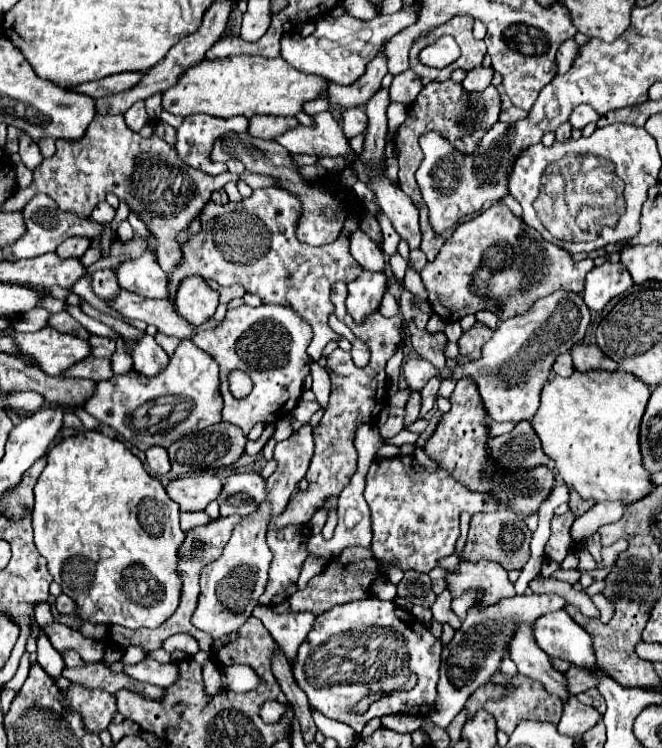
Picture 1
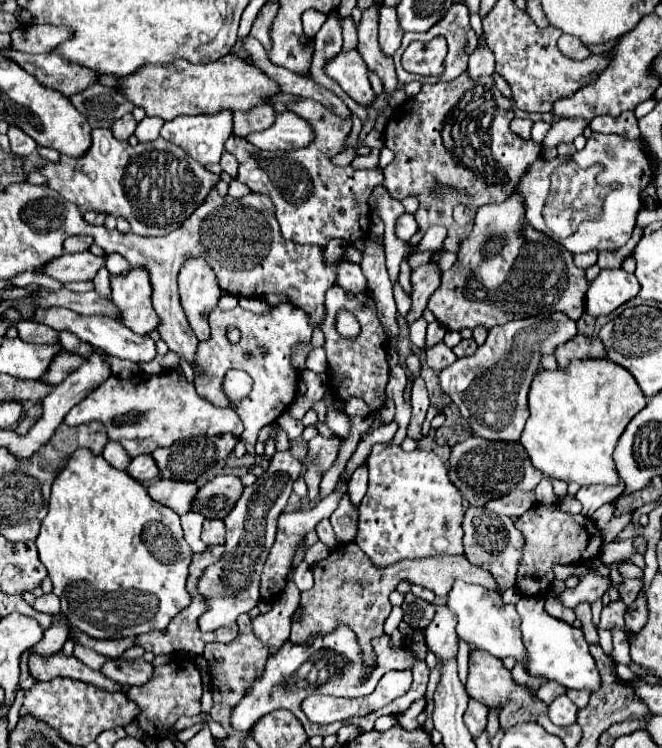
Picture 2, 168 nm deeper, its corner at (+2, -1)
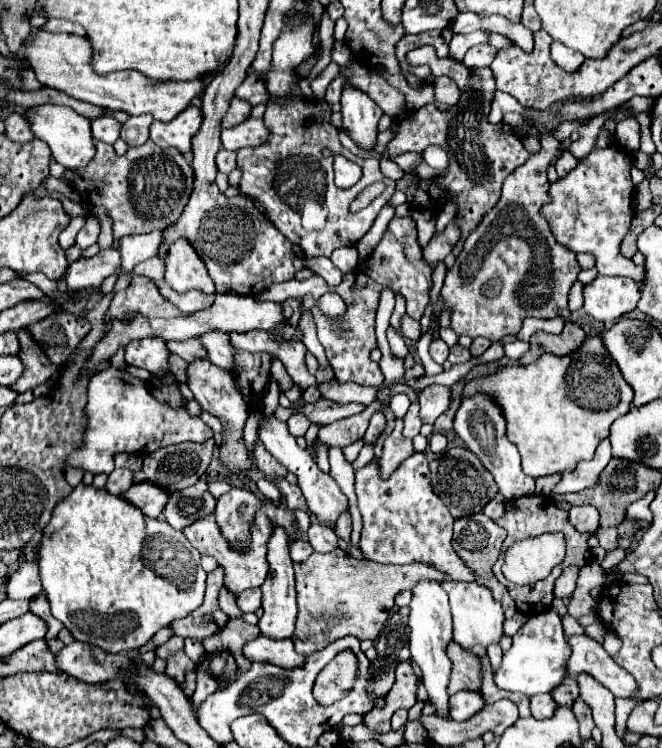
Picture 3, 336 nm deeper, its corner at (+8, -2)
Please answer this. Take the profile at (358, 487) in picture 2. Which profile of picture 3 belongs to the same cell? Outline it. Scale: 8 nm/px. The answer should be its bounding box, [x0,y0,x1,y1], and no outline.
[336,509,352,539]

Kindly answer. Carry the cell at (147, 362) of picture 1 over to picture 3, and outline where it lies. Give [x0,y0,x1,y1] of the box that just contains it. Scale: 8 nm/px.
[126,337,168,373]

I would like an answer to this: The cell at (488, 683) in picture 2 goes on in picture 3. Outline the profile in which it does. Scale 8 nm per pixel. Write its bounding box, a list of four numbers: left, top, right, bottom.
[448,641,482,695]

